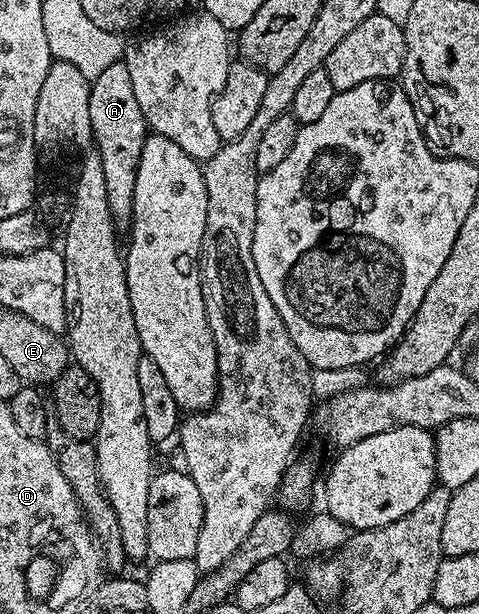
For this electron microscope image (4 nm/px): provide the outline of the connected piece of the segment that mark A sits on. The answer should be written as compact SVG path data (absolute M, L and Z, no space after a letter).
M124 62L110 65L96 79L91 80L89 89L90 125L95 150L102 157L102 174L106 177L106 201L110 203L110 213L117 224L127 224L132 217L134 205L134 177L138 177L138 161L142 157L142 145L150 134L148 122L144 120L142 109L138 109L138 101L134 97L134 84L130 81L130 69Z

